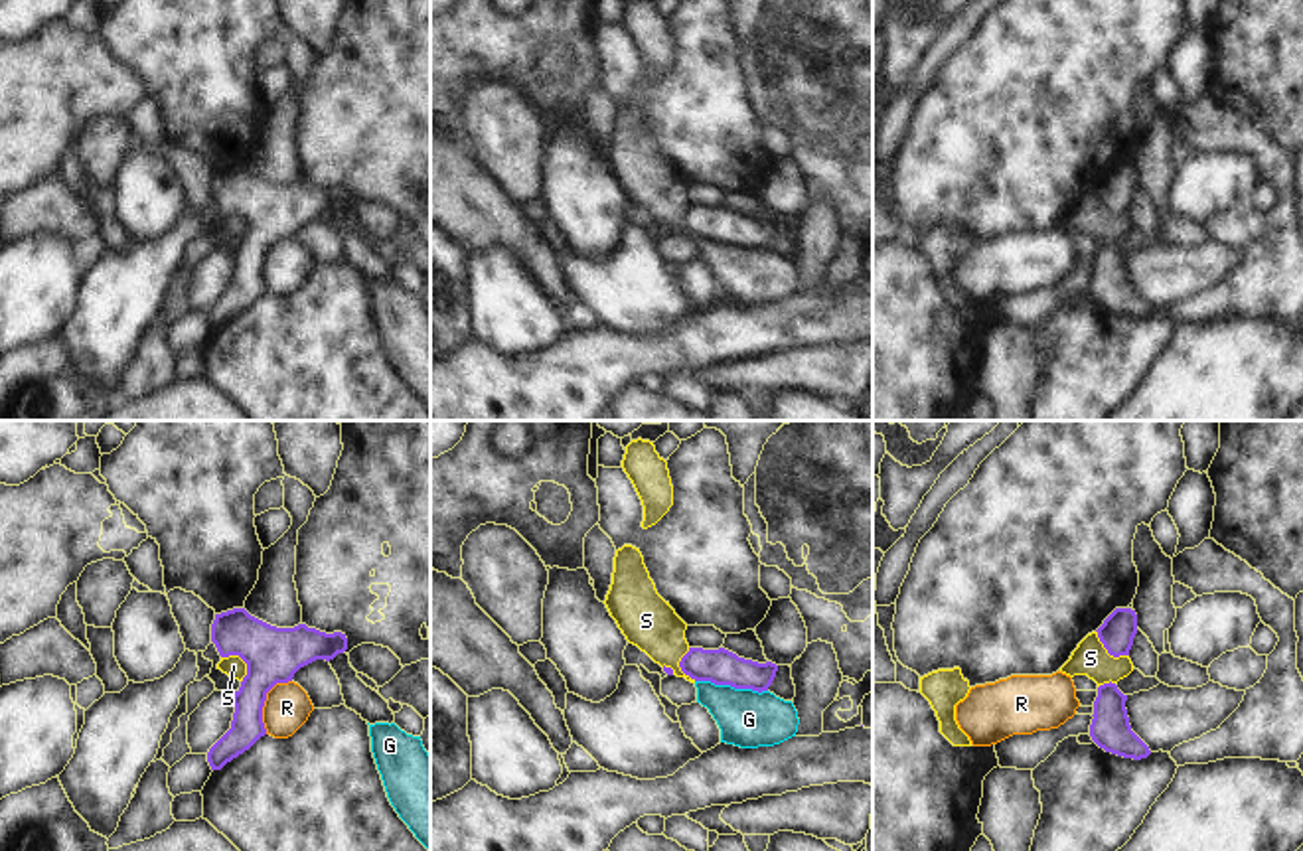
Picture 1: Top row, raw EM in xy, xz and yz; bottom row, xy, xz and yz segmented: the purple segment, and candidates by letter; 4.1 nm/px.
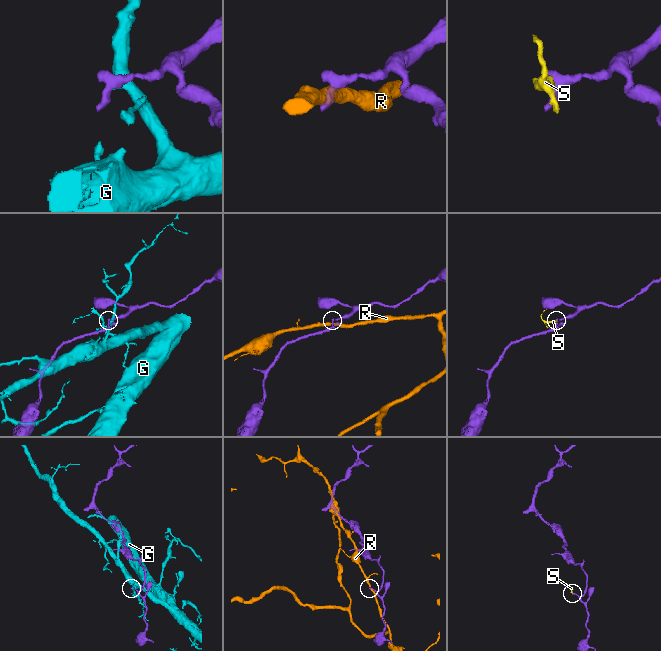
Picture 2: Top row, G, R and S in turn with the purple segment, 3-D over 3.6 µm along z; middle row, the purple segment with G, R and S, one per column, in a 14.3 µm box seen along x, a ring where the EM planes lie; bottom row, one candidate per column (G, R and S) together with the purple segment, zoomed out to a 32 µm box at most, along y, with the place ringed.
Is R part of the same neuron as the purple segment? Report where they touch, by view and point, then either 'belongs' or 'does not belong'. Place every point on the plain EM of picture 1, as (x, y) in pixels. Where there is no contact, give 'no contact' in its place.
contact xy (265, 257); does not belong

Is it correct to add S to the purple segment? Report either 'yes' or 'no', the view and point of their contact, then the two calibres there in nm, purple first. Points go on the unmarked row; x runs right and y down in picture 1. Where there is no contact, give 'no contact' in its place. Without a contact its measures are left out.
no | xy (243, 218) | 220/90 nm

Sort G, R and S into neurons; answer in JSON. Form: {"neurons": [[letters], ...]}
{"neurons": [["G", "S"], ["R"]]}

